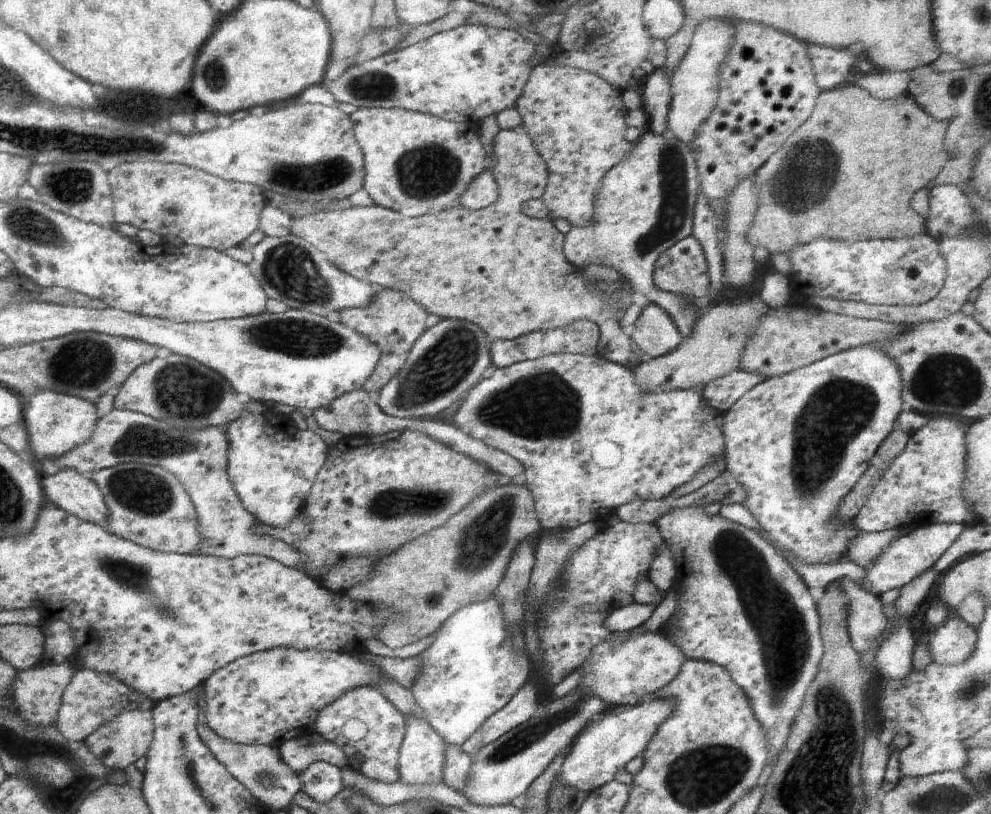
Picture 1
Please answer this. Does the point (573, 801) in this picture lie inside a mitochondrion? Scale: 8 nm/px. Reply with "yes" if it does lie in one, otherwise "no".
no

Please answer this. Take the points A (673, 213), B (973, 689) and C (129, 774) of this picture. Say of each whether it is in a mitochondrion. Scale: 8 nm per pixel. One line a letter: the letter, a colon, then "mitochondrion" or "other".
A: mitochondrion
B: mitochondrion
C: other

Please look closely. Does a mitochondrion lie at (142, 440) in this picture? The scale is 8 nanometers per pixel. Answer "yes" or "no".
yes

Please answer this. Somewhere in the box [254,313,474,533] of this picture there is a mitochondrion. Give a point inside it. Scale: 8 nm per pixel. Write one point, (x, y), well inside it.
(394, 504)

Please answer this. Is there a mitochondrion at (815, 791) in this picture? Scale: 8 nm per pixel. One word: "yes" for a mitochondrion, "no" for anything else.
yes

